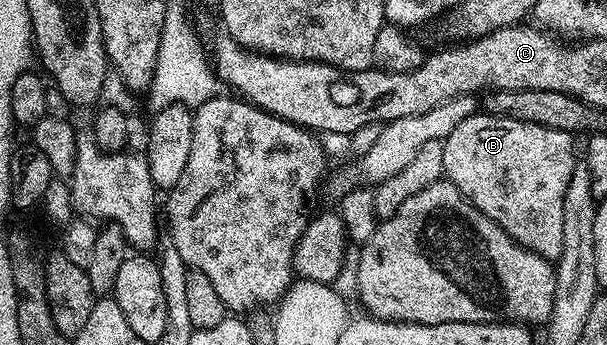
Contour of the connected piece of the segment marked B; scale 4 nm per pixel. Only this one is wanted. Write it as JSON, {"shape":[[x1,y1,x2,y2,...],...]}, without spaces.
{"shape":[[478,111,463,119,463,123,445,137,444,176,475,208,483,211,487,219,503,227,516,245,530,249,553,263,563,251,563,199,567,195,573,169,579,163,578,158,573,158,573,141,570,134,558,129]]}

